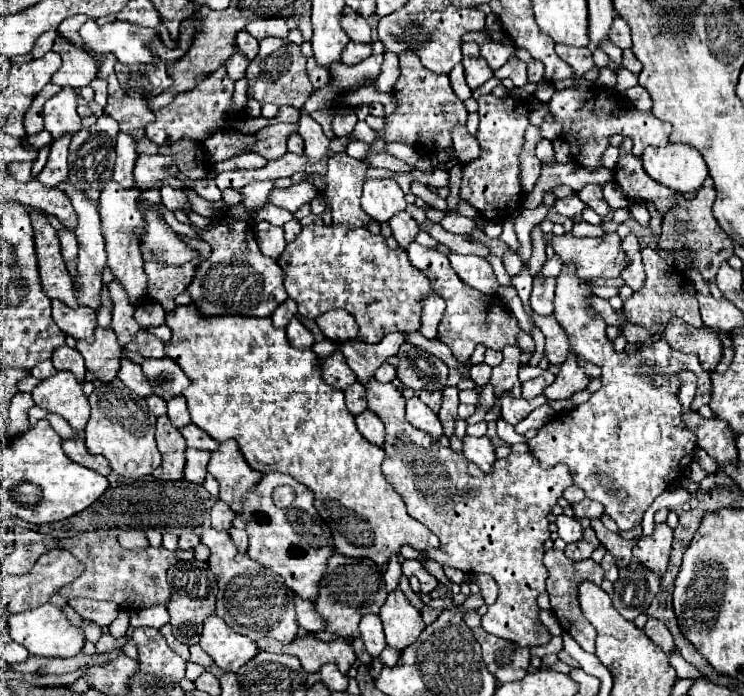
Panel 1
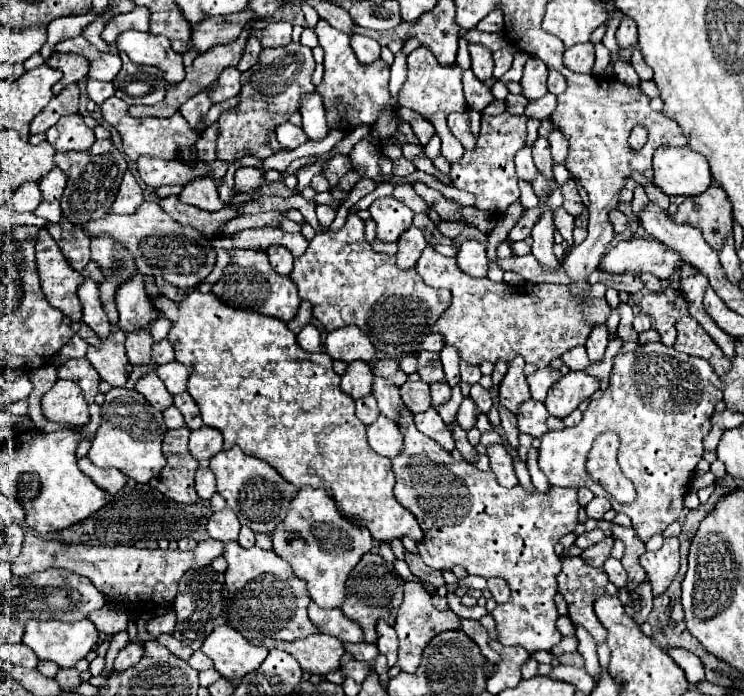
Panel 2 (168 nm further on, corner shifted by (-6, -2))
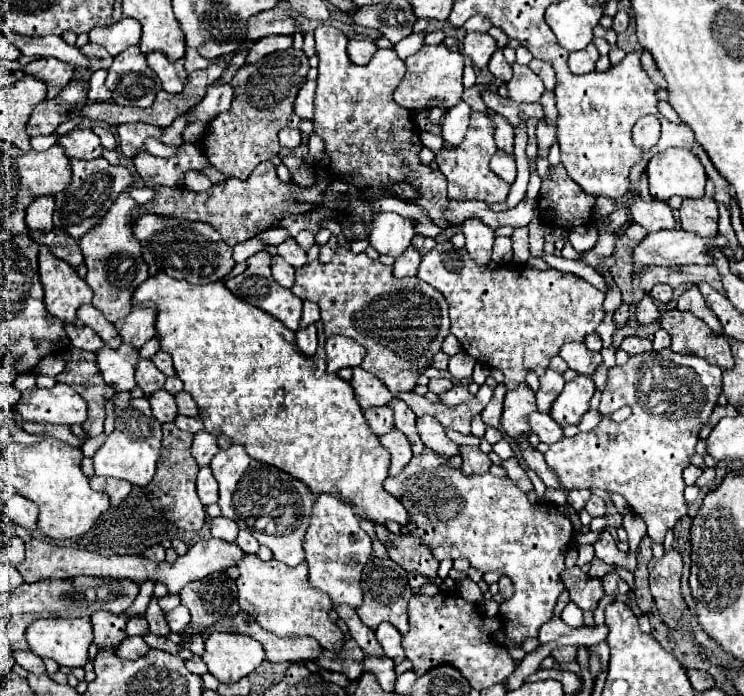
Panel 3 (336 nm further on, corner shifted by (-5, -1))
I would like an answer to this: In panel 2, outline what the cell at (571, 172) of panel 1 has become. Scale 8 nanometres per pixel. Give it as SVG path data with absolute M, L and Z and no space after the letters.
M554 127L554 129L550 131L548 141L550 141L550 145L552 145L552 157L554 157L554 161L556 161L556 163L564 163L566 153L568 153L568 141L566 141L566 137L560 133L558 127Z

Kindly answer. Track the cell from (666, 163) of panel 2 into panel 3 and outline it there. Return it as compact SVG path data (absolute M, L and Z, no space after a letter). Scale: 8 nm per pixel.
M667 148L647 164L649 192L657 200L671 196L701 198L705 194L707 174L699 158L685 148Z

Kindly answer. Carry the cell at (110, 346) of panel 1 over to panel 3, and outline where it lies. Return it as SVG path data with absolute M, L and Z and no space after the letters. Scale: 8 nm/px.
M123 342L119 348L103 346L97 354L97 366L103 374L103 380L117 392L135 388L135 362L139 360L139 352L131 348L131 344Z

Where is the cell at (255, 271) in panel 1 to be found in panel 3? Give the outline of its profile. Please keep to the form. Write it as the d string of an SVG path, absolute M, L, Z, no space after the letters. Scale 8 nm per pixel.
M261 250L261 252L257 252L255 256L247 258L247 268L245 268L245 272L239 274L237 278L233 278L233 280L227 280L225 286L227 286L227 290L229 290L231 294L235 294L237 298L241 298L241 300L245 300L247 304L257 306L257 308L265 310L267 314L271 314L273 318L281 320L289 330L295 332L295 330L299 328L299 320L301 320L301 300L295 298L289 288L283 288L283 286L279 286L279 284L273 280L273 276L271 276L271 256L269 256L265 250Z

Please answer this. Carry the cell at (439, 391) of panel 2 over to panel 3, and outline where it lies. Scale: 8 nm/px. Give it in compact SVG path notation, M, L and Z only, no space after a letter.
M431 378L429 380L429 390L435 392L435 394L443 394L443 392L447 392L451 388L453 388L453 384L451 384L449 378Z

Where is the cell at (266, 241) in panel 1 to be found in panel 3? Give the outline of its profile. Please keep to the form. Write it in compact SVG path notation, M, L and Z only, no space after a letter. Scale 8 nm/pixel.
M273 256L271 260L271 270L273 270L273 278L277 284L285 286L285 288L291 288L293 286L293 276L295 276L295 268L291 264L285 262L283 256Z

